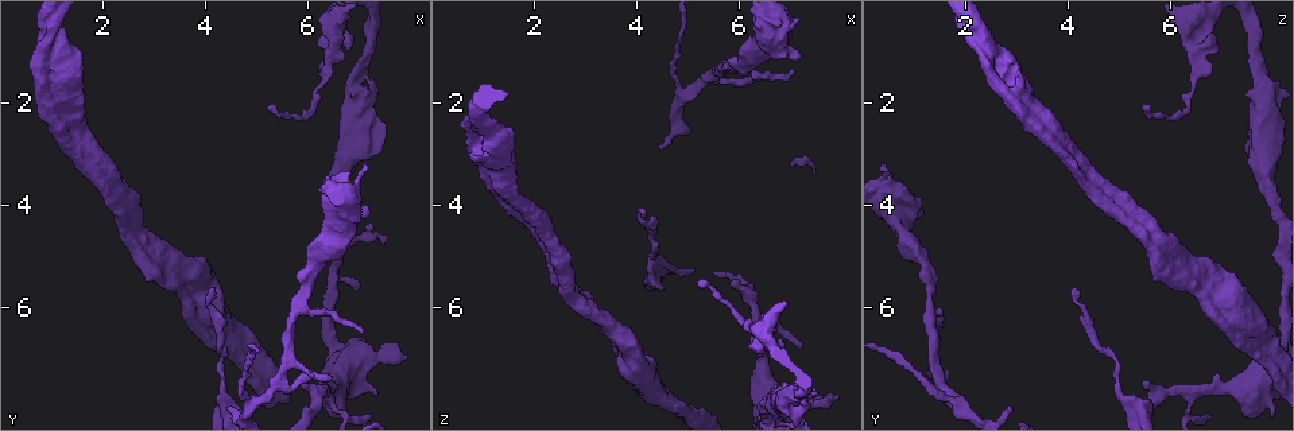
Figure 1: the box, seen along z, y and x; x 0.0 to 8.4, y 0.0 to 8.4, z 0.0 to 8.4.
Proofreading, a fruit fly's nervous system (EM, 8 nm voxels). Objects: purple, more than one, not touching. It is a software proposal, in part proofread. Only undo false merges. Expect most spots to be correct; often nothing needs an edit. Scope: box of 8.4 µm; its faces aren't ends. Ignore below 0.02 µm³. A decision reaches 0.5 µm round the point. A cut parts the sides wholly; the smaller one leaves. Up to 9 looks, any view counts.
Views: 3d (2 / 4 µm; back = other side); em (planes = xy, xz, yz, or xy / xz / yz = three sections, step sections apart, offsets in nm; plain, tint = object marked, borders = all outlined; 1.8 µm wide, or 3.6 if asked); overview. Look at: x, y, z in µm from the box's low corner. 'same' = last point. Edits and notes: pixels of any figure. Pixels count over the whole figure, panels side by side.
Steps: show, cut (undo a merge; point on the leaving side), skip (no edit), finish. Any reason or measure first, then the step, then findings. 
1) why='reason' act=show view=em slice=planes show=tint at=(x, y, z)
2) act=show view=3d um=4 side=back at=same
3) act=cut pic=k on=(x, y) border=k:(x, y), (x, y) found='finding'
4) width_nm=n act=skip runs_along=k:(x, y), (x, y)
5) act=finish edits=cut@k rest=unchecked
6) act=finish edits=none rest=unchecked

why='sudden change in width' act=show view=3d um=2 at=(4.55, 6.60, 7.70)

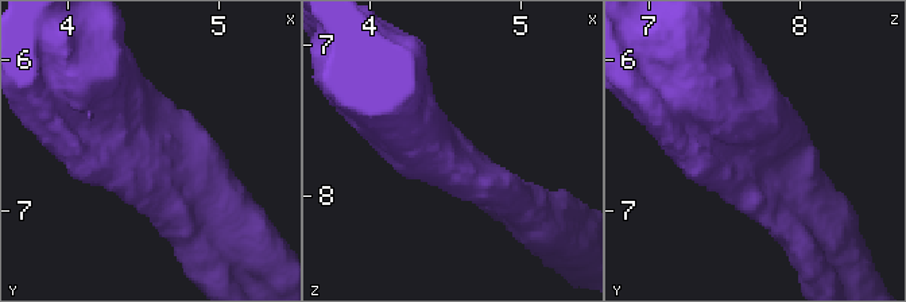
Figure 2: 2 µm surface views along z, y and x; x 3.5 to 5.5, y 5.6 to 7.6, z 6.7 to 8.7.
arm_widths_nm=360,600 why='shape alone is not enough' act=show view=em slice=yz step=4 show=tint at=(4.58, 6.66, 7.70)

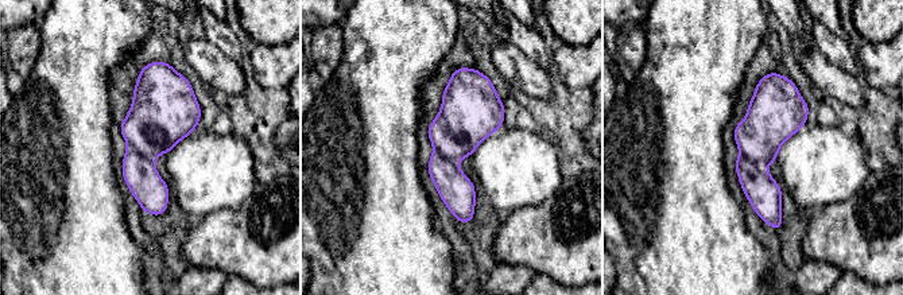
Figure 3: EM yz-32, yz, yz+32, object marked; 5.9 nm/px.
width_nm=280 act=skip runs_along=3:(771, 76), (759, 187), (778, 224) found='all the same neuron'

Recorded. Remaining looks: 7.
why='arms run side by side' act=show view=3d um=2 at=(3.65, 5.25, 6.45)

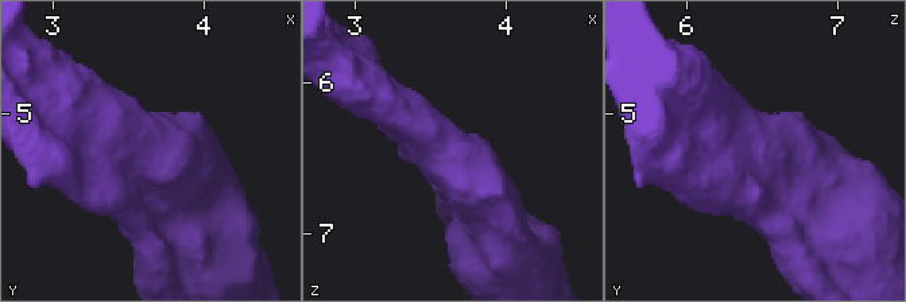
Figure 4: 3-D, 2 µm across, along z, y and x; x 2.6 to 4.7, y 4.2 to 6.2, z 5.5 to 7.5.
act=show view=em slice=planes show=tint at=(3.58, 5.26, 6.46)

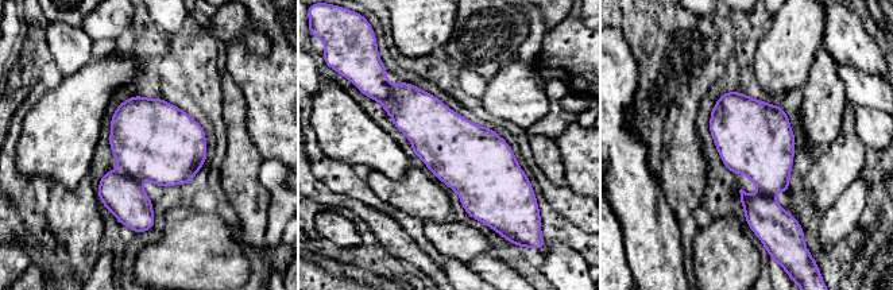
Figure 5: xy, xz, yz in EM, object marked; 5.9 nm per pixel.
act=skip found='all the same neuron'

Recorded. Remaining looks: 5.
why='closes a loop' act=show view=3d um=4 at=(1.20, 0.95, 2.50)

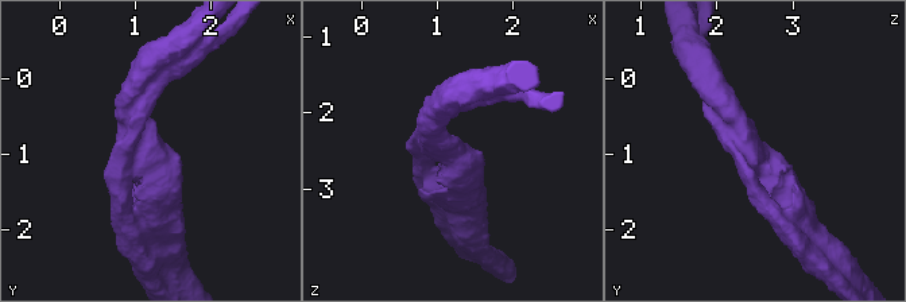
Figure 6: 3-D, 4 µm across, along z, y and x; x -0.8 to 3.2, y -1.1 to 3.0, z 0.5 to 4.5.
act=show view=em um=3.6 slice=yz step=4 show=tint at=(1.15, 0.90, 2.50)

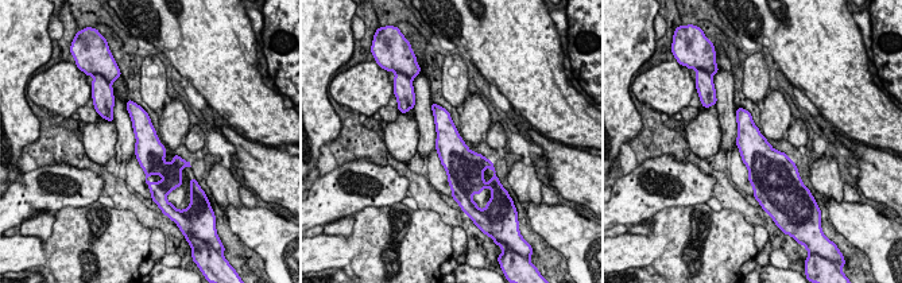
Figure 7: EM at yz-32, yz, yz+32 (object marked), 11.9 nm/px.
act=show view=em um=3.6 slice=planes show=tint at=same

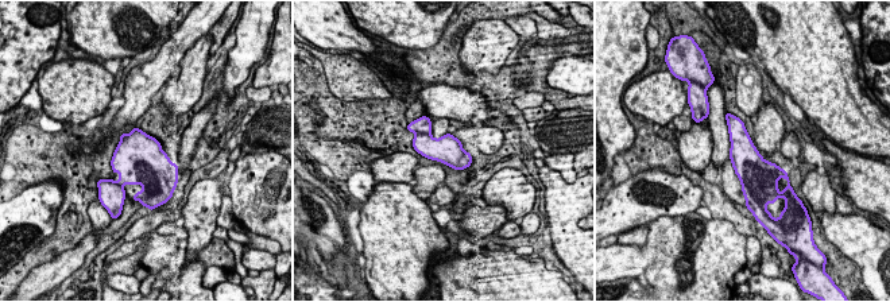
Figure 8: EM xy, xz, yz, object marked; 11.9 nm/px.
width_nm=320 act=skip found='all the same neuron'

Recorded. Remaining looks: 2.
why='two arms in line, one across' act=show view=em slice=planes show=borders at=(5.00, 7.80, 1.75)

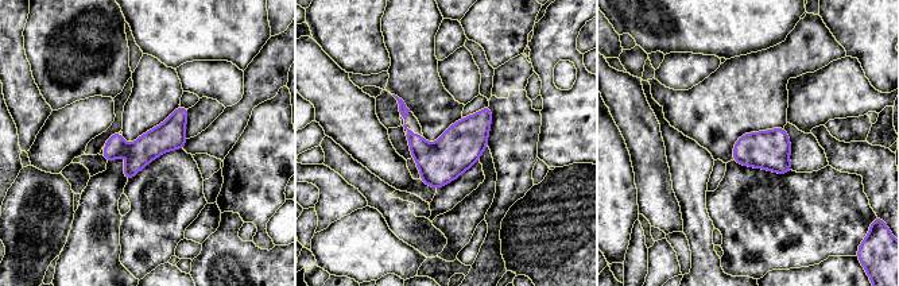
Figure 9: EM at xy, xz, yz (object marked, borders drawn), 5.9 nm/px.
act=skip runs_along=9:(185, 111), (144, 150), (107, 155) found='all the same neuron'

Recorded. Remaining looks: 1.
act=finish edits=none rest=unchecked

